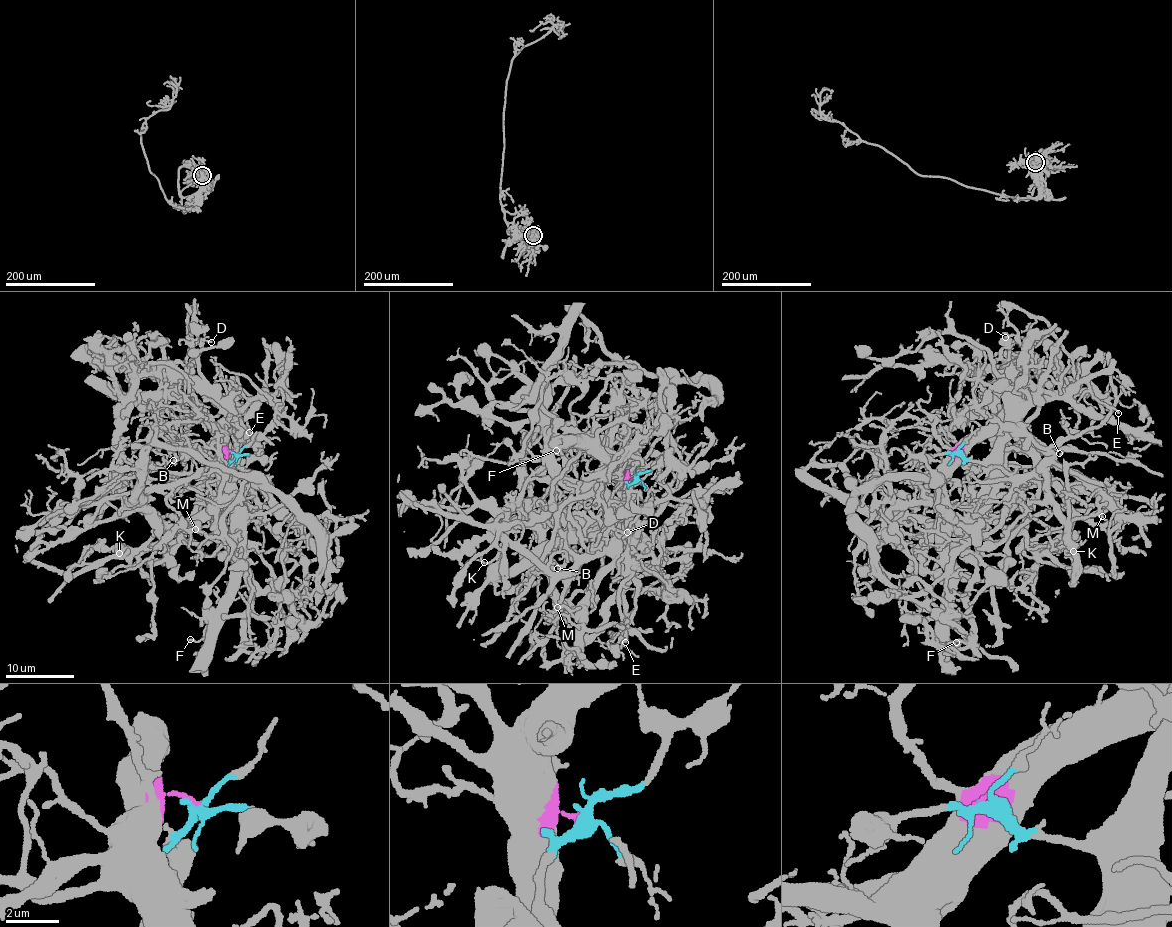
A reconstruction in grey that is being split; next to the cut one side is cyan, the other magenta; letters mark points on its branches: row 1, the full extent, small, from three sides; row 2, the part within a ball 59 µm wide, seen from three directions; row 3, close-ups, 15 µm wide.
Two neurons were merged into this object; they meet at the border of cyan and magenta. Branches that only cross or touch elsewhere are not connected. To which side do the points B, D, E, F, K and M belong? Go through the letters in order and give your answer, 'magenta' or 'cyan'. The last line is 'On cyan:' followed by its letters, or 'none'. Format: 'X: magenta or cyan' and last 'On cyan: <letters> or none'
B: magenta
D: cyan
E: cyan
F: magenta
K: cyan
M: magenta
On cyan: D, E, K

